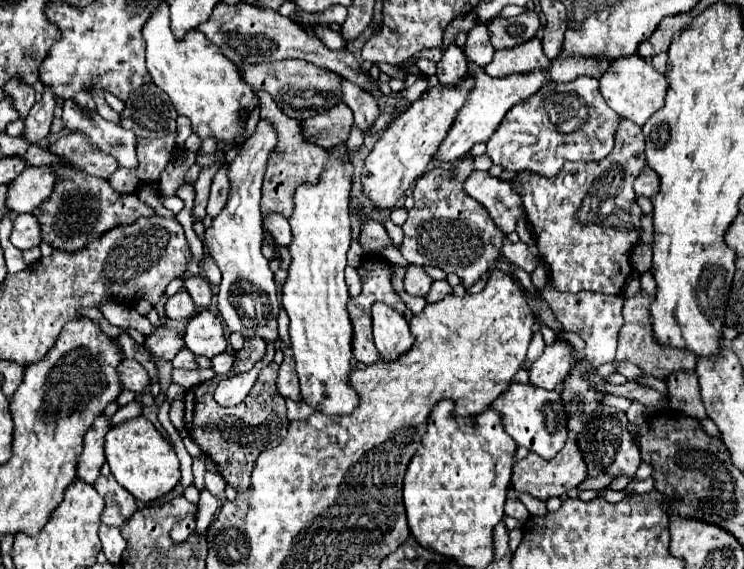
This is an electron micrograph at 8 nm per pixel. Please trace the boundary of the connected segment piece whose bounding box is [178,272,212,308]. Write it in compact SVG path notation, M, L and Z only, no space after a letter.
M184 272L178 278L182 278L184 290L190 294L190 298L194 300L196 306L202 306L202 308L210 306L212 290L210 290L210 284L208 284L208 280L204 276L192 276L192 274Z

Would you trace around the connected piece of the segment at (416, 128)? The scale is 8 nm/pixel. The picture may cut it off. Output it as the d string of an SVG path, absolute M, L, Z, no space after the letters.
M468 76L458 86L434 86L420 100L412 102L406 112L402 112L378 138L372 152L368 154L362 170L362 188L364 194L372 200L374 208L388 210L394 208L396 202L406 194L406 190L426 172L426 166L436 154L438 146L446 138L458 110L462 108L470 86L474 80Z

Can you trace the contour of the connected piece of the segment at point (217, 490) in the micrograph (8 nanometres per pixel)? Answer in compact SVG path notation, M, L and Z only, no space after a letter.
M206 472L204 476L205 488L214 496L220 496L224 493L226 482L219 473Z

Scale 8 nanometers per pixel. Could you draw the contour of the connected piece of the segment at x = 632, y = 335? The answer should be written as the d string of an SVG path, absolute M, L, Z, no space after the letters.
M646 292L638 294L638 296L630 296L624 300L624 326L620 330L618 336L618 352L616 352L616 362L620 360L630 360L634 362L642 372L664 380L668 374L676 372L676 370L694 370L696 366L696 356L692 352L686 350L676 350L670 346L660 346L654 336L652 336L652 326L648 322L648 306L654 298Z

